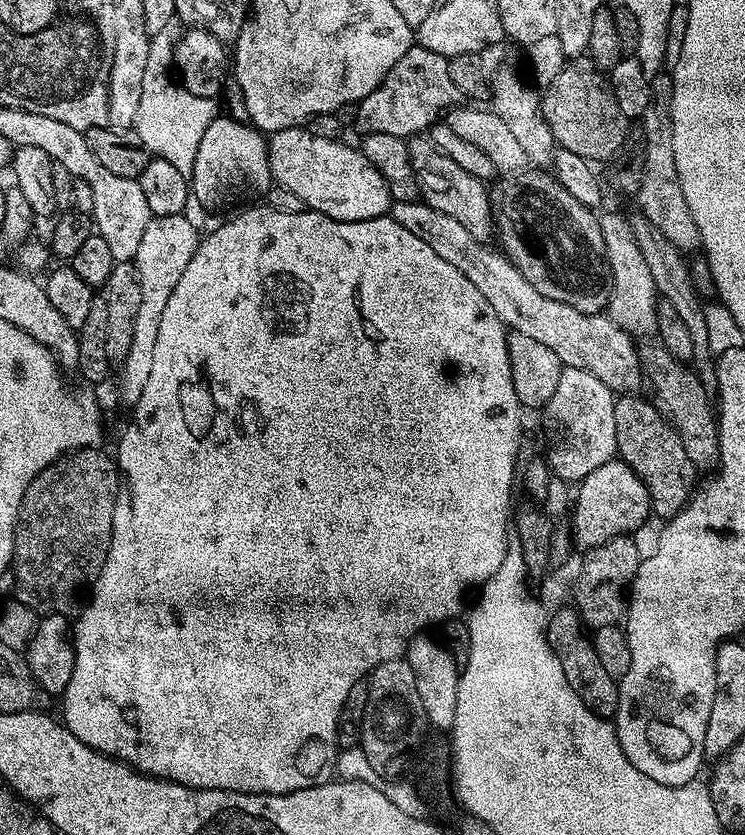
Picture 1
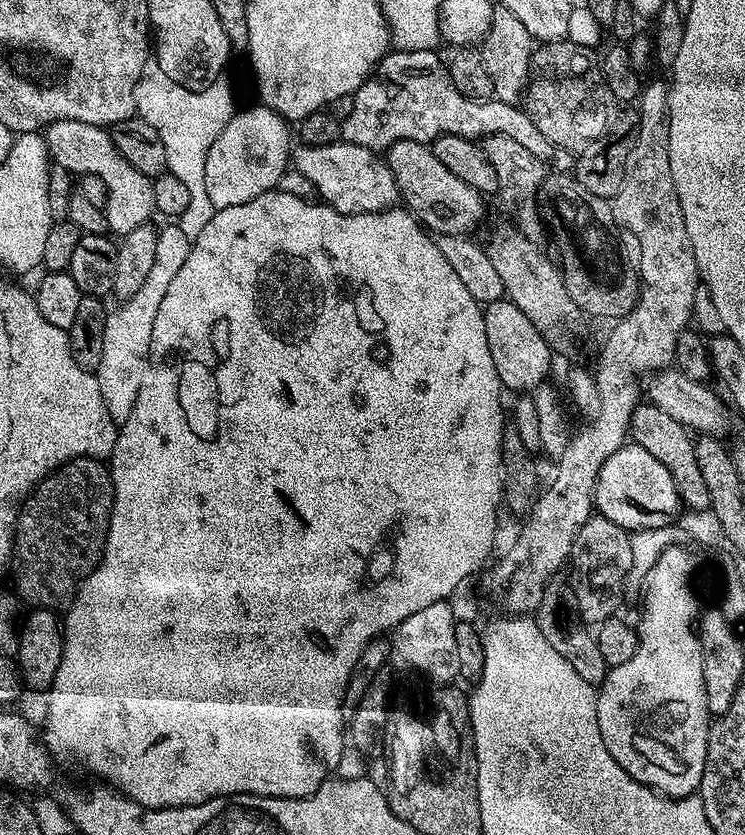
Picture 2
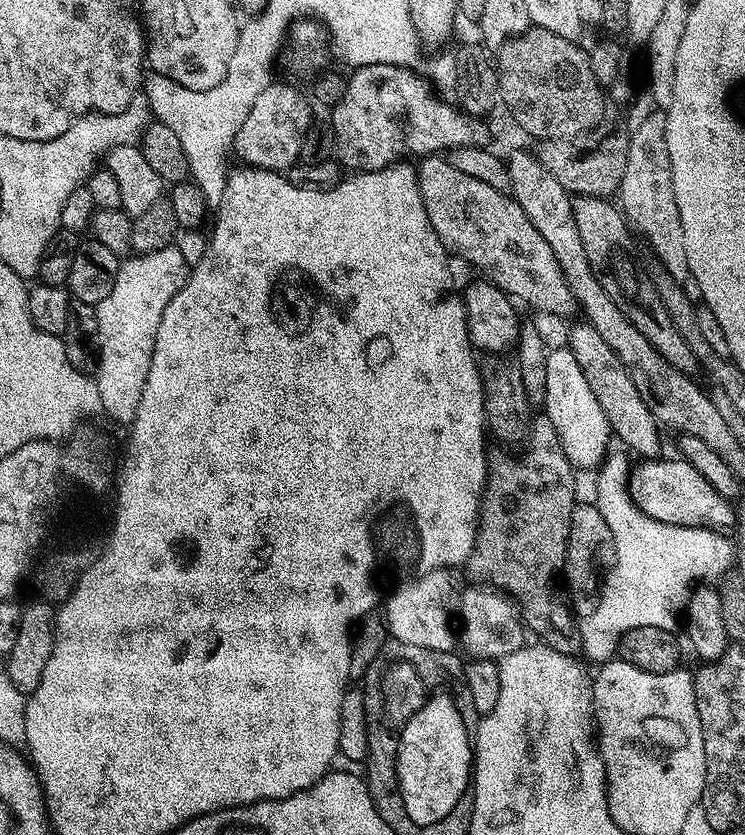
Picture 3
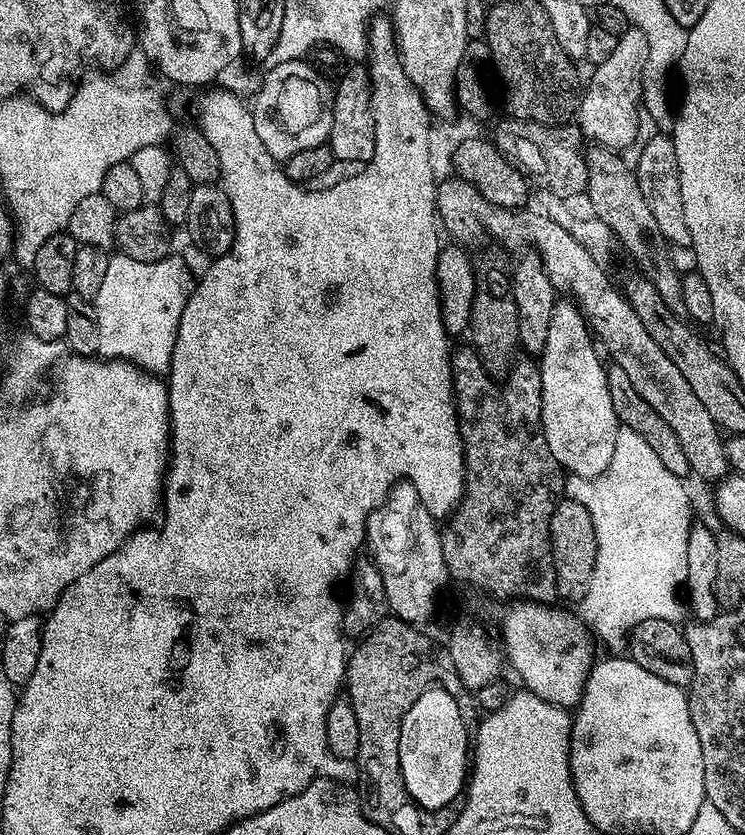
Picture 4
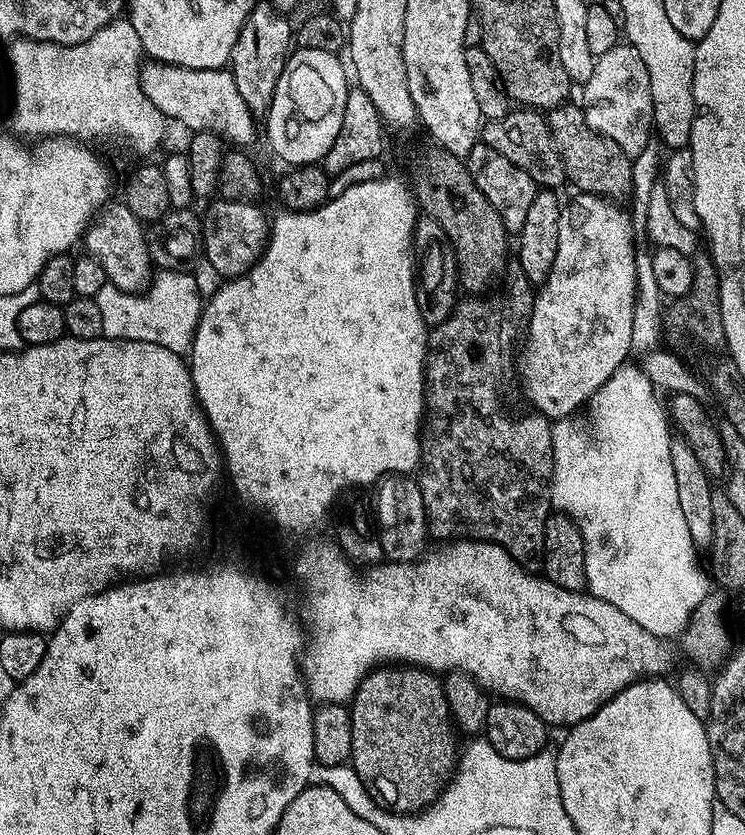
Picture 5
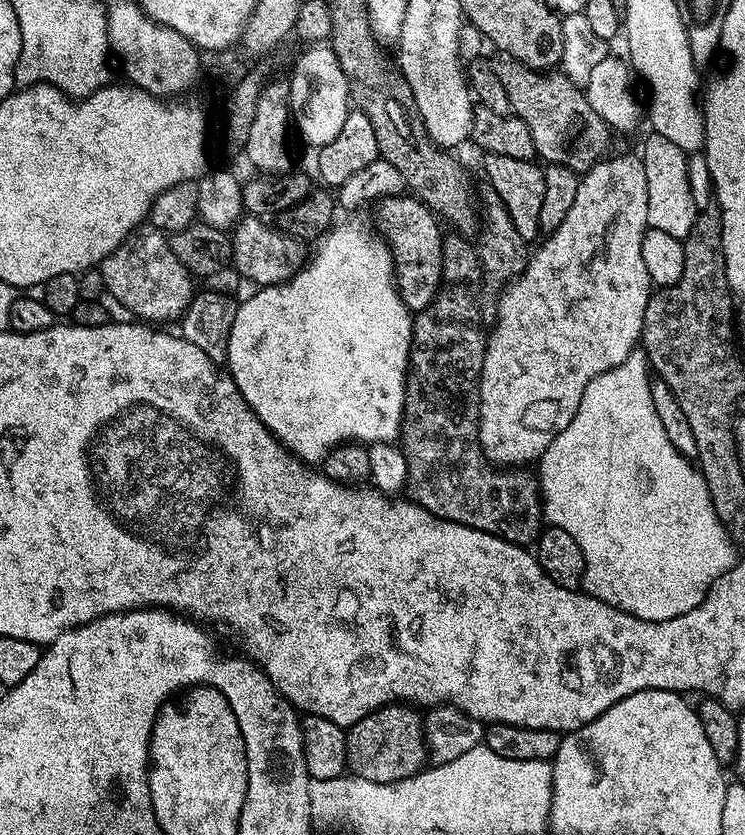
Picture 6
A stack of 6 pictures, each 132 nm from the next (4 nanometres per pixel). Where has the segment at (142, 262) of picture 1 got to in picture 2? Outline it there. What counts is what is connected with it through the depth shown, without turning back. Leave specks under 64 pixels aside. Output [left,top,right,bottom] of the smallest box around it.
[94,222,192,426]

